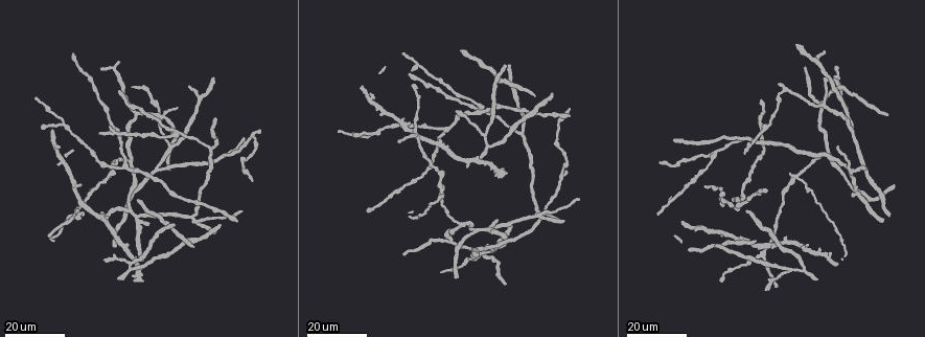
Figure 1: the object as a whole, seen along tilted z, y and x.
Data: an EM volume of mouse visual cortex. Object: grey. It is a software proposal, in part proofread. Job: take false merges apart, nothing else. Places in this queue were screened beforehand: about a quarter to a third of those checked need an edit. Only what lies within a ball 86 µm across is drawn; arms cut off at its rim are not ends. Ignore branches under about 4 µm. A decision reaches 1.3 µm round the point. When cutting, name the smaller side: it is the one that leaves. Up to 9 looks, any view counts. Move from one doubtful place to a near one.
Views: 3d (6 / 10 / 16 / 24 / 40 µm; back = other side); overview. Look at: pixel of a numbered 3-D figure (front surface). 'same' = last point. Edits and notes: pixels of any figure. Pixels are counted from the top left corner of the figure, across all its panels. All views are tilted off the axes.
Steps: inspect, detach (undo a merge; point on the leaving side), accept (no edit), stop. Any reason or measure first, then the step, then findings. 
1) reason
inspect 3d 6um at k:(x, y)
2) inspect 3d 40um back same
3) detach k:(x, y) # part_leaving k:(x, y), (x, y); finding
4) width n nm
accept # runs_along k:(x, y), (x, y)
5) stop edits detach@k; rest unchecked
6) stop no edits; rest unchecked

arms part here
inspect 3d 24um at 1:(760, 254)

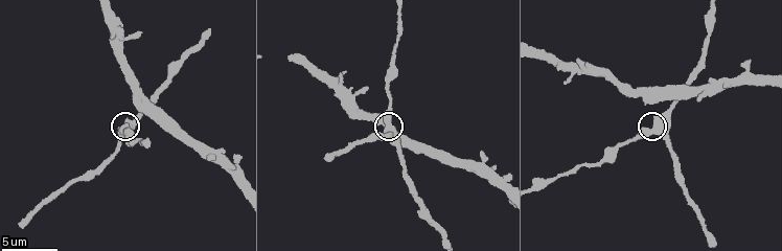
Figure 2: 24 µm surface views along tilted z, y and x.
inspect 3d 6um at 2:(122, 135)

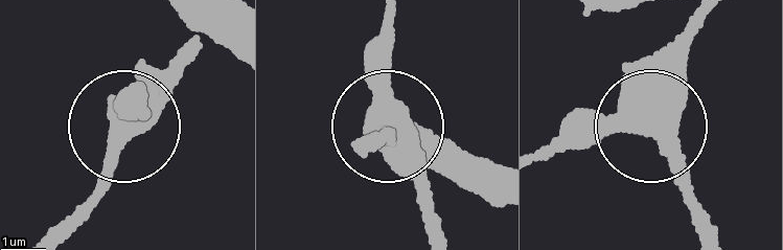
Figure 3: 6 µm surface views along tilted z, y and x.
side_arm 13 um
accept # runs_along 3:(673, 36), (652, 136), (714, 233); all the same neuron

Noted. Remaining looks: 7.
small branch off a trunk
inspect 3d 24um at 1:(797, 176)

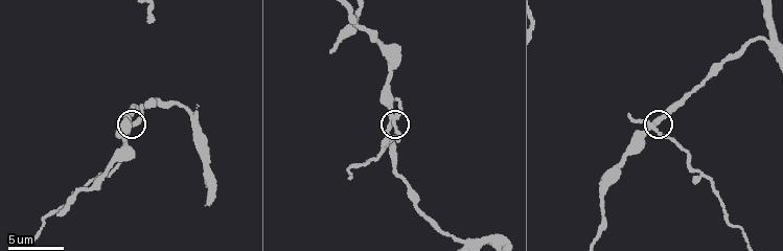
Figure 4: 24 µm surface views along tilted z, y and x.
inspect 3d 6um at 4:(653, 126)

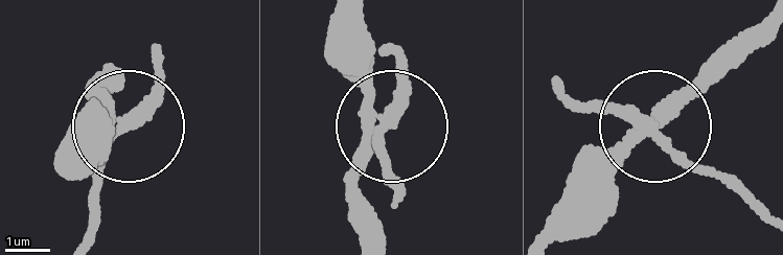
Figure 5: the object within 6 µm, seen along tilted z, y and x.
side_arm 41 um
detach 5:(101, 179) # part_leaving 5:(648, 139), (720, 175), (764, 213); a second neuron is stuck on

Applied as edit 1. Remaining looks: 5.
inspect overview

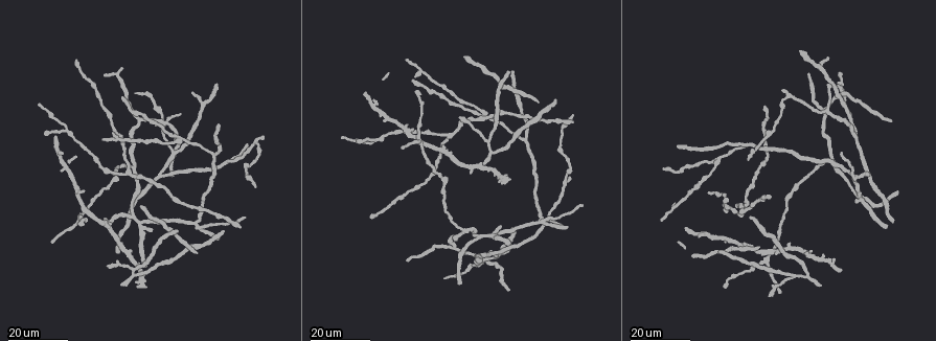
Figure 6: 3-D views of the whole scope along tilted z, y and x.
thin arm on a thick one
inspect 3d 16um at 6:(827, 109)

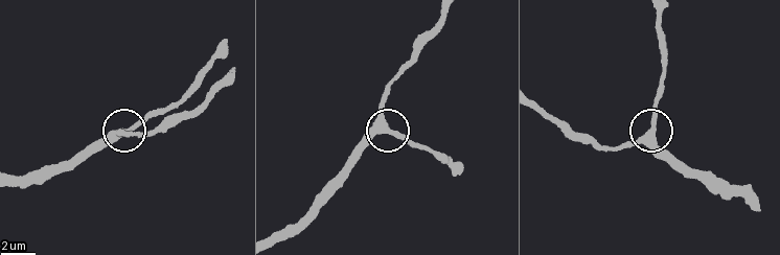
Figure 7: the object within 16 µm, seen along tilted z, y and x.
inspect 3d 6um at 7:(648, 131)

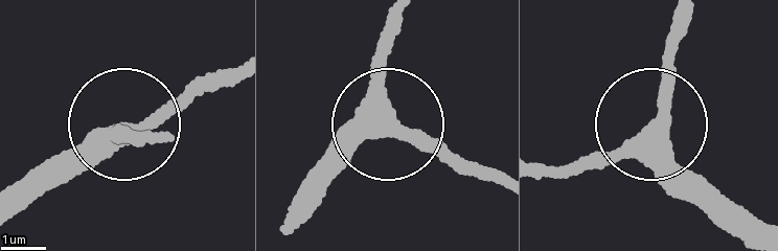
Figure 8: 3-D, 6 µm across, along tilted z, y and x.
side_arm 10 um
accept # runs_along 8:(20, 188), (74, 170), (210, 77); all the same neuron

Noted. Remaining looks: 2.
arms part here
inspect 3d 24um at 6:(543, 219)

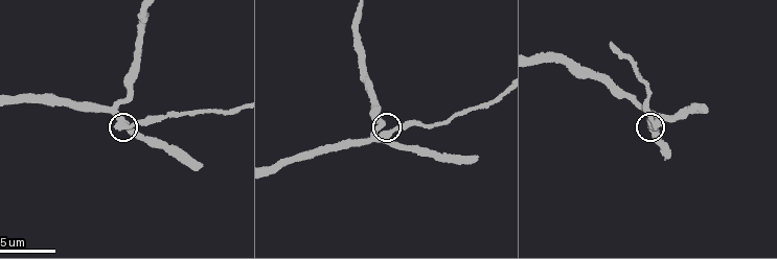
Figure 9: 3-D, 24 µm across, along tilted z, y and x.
inspect 3d 6um at 9:(122, 127)

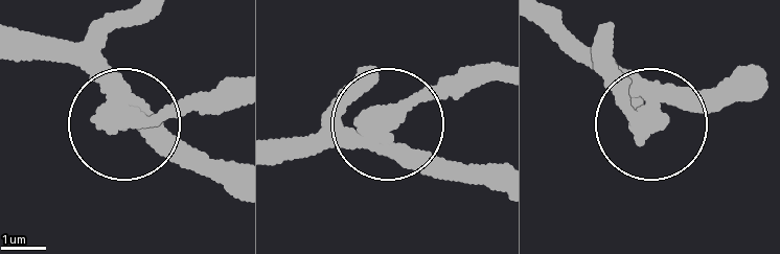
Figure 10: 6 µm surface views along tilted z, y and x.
arms 3
detach 10:(177, 117) # part_leaving 10:(124, 110), (234, 107); a second neuron is stuck on

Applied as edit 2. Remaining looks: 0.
stop edits detach@5, detach@10; rest unchecked

